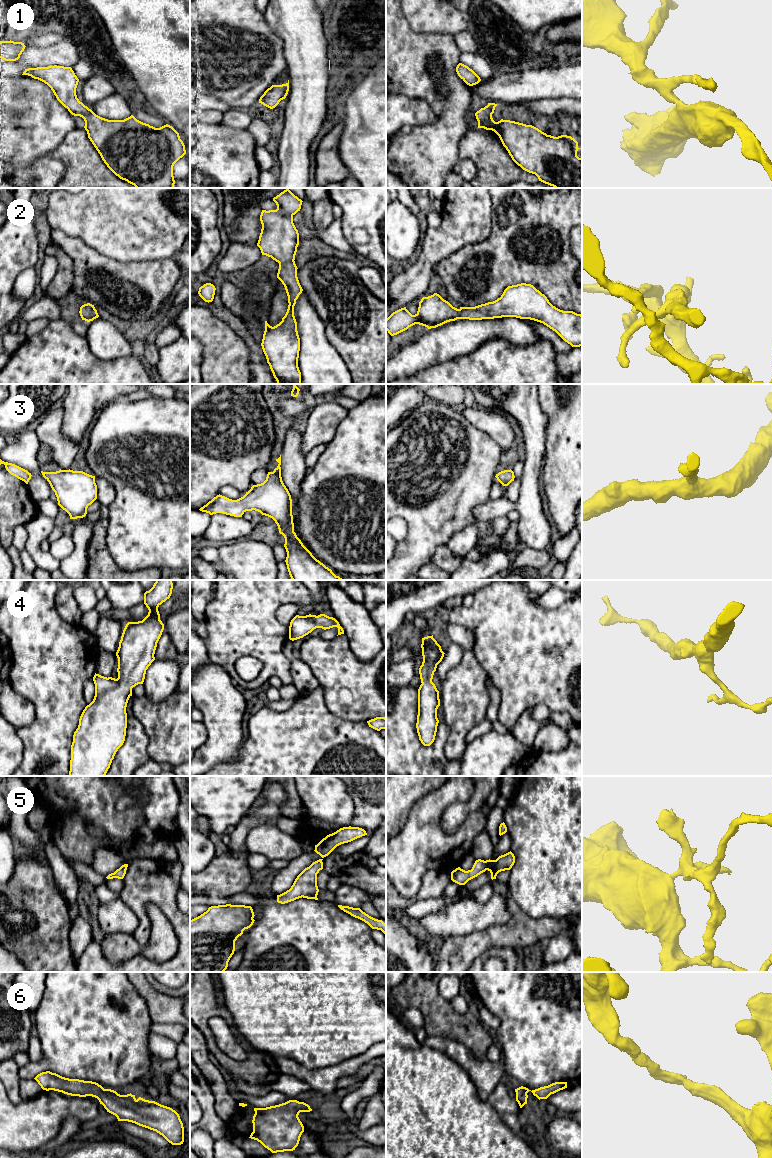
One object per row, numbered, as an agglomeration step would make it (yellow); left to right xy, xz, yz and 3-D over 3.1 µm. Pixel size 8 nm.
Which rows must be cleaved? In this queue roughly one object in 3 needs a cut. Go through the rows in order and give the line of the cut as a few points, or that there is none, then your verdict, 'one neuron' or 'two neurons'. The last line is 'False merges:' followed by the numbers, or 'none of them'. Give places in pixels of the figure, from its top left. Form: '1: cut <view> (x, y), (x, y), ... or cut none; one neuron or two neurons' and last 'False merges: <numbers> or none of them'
1: cut none; one neuron
2: cut none; one neuron
3: cut none; one neuron
4: cut none; one neuron
5: cut none; one neuron
6: cut none; one neuron
False merges: none of them

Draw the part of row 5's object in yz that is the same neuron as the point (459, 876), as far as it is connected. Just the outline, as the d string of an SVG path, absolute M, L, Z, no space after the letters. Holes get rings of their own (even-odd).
M510 851L499 856L496 860L481 860L475 861L471 870L465 871L460 867L451 872L451 880L459 885L465 885L469 880L477 877L481 873L488 870L491 873L491 879L496 879L499 872L510 870L515 863L515 856Z

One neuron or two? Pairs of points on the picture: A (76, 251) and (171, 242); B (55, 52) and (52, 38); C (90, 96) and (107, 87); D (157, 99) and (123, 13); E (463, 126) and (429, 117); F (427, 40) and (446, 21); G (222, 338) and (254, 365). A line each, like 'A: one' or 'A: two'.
A: two
B: two
C: one
D: one
E: two
F: two
G: two

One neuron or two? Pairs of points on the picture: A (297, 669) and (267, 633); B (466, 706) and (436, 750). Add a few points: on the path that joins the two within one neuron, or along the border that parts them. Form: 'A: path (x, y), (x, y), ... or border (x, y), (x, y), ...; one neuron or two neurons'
A: border (288, 638), (282, 653), (291, 663), (290, 673); two neurons
B: border (444, 722), (448, 728), (445, 754); two neurons

